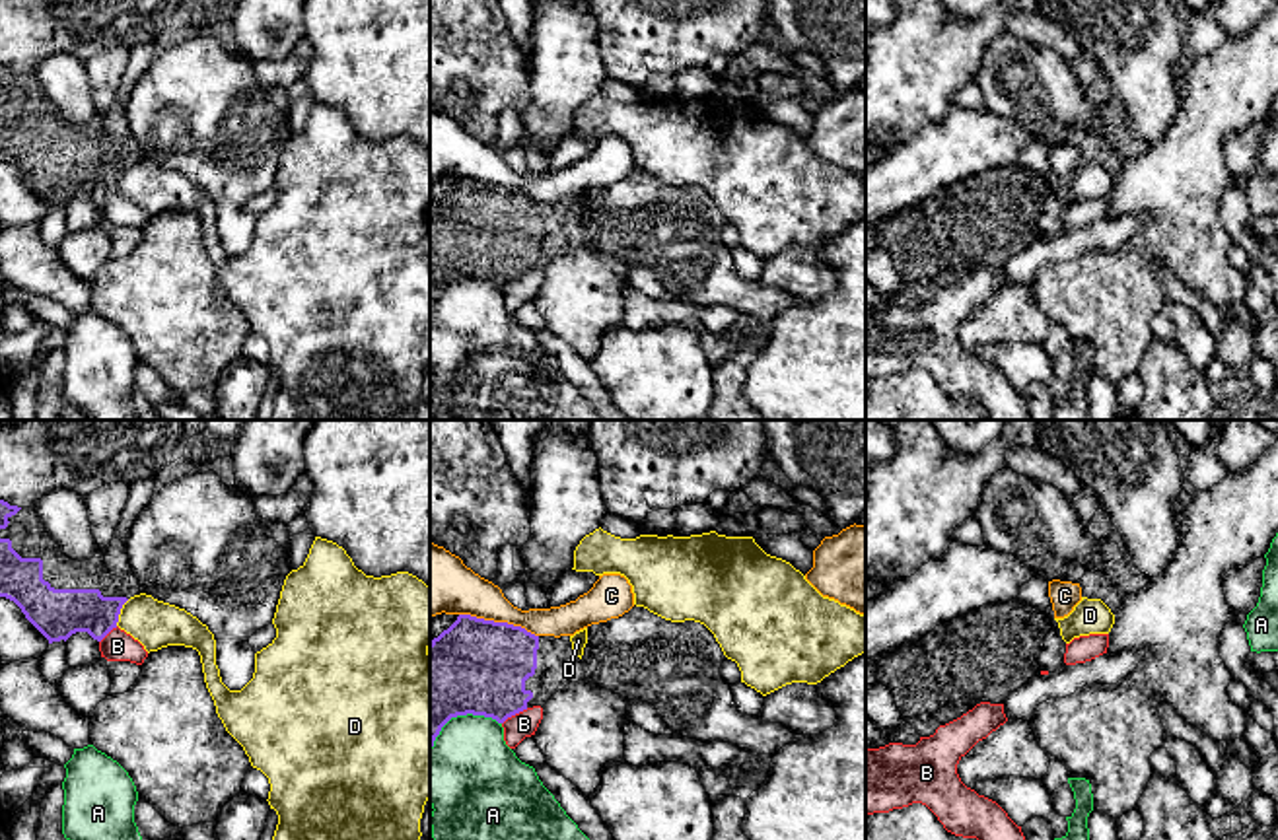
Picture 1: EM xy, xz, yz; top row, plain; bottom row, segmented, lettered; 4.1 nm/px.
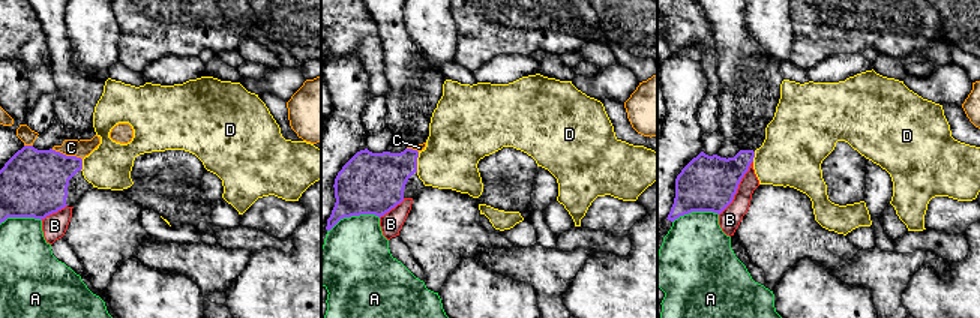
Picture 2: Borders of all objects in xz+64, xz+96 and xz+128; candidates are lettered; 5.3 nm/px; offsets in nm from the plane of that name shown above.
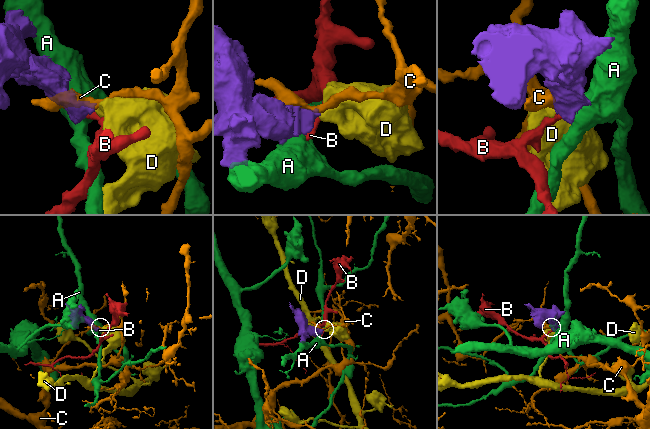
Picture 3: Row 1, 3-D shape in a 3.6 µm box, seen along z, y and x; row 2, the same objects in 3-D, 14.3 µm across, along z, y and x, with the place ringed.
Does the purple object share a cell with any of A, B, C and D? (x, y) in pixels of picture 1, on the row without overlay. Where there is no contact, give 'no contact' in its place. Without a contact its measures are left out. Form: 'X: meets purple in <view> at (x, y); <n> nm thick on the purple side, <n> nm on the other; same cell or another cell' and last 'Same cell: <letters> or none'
A: meets purple in xz at (460, 279); 380 nm thick on the purple side, 380 nm on the other; another cell
B: meets purple in xz at (514, 279); 380 nm thick on the purple side, 110 nm on the other; another cell
C: meets purple in xz at (498, 187); 380 nm thick on the purple side, 220 nm on the other; another cell
D: meets purple in xy at (119, 177); 200 nm thick on the purple side, 200 nm on the other; another cell
Same cell: none

